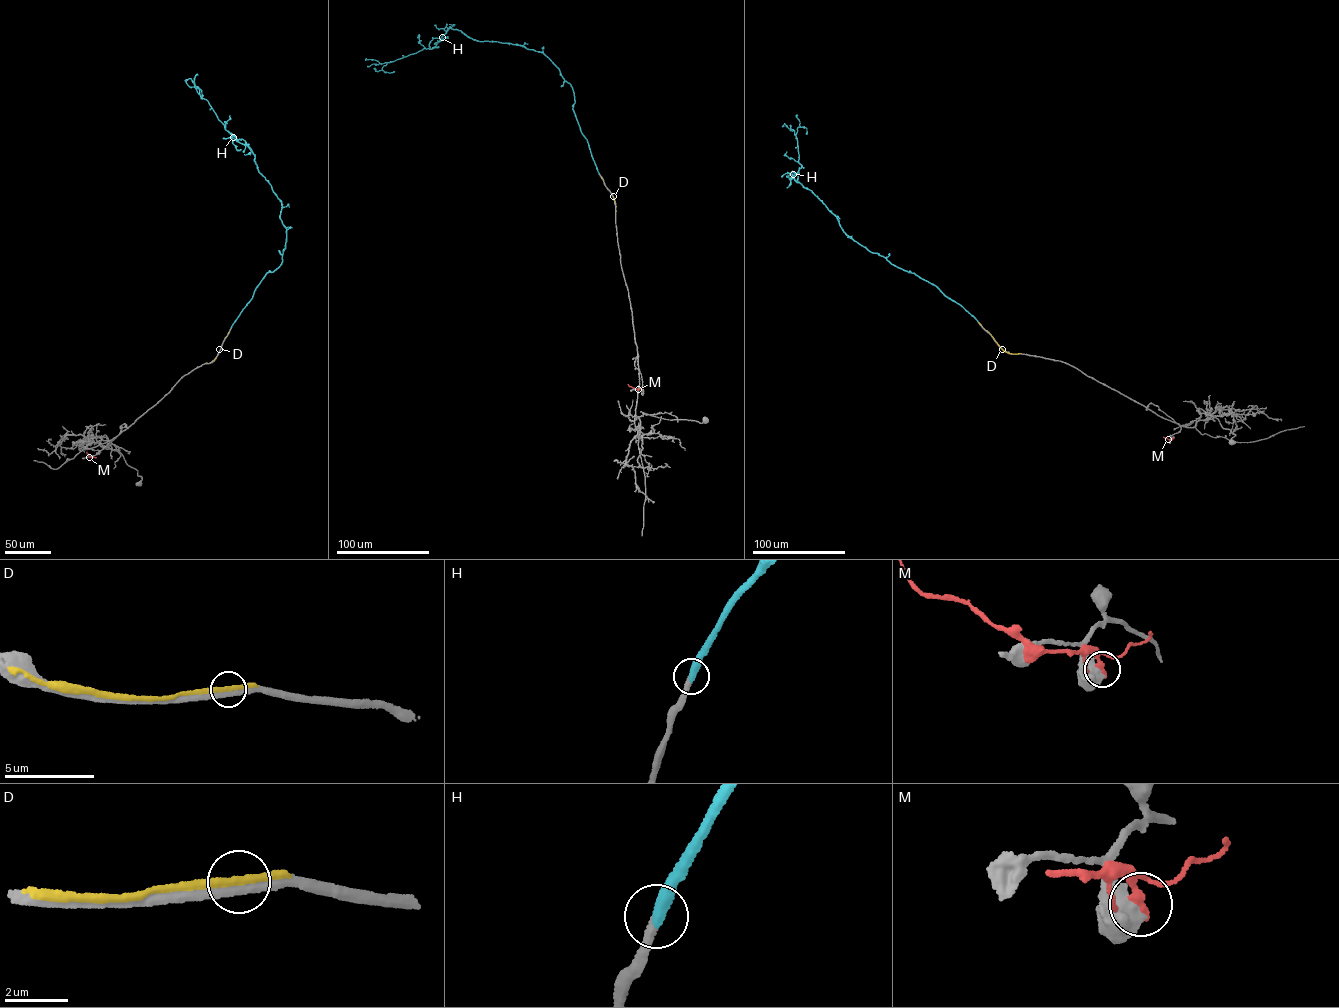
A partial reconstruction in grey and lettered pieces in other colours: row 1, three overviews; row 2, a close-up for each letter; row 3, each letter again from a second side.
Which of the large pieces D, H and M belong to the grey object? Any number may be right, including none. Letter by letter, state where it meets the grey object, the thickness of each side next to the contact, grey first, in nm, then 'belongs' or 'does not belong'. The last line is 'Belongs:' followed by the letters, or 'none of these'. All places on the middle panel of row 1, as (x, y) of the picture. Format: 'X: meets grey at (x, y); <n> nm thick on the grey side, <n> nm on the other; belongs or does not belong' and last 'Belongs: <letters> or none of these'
D: meets grey at (615, 216); 300 nm thick on the grey side, 240 nm on the other; does not belong
H: meets grey at (599, 174); 320 nm thick on the grey side, 440 nm on the other; belongs
M: meets grey at (638, 390); 800 nm thick on the grey side, 280 nm on the other; does not belong
Belongs: H

